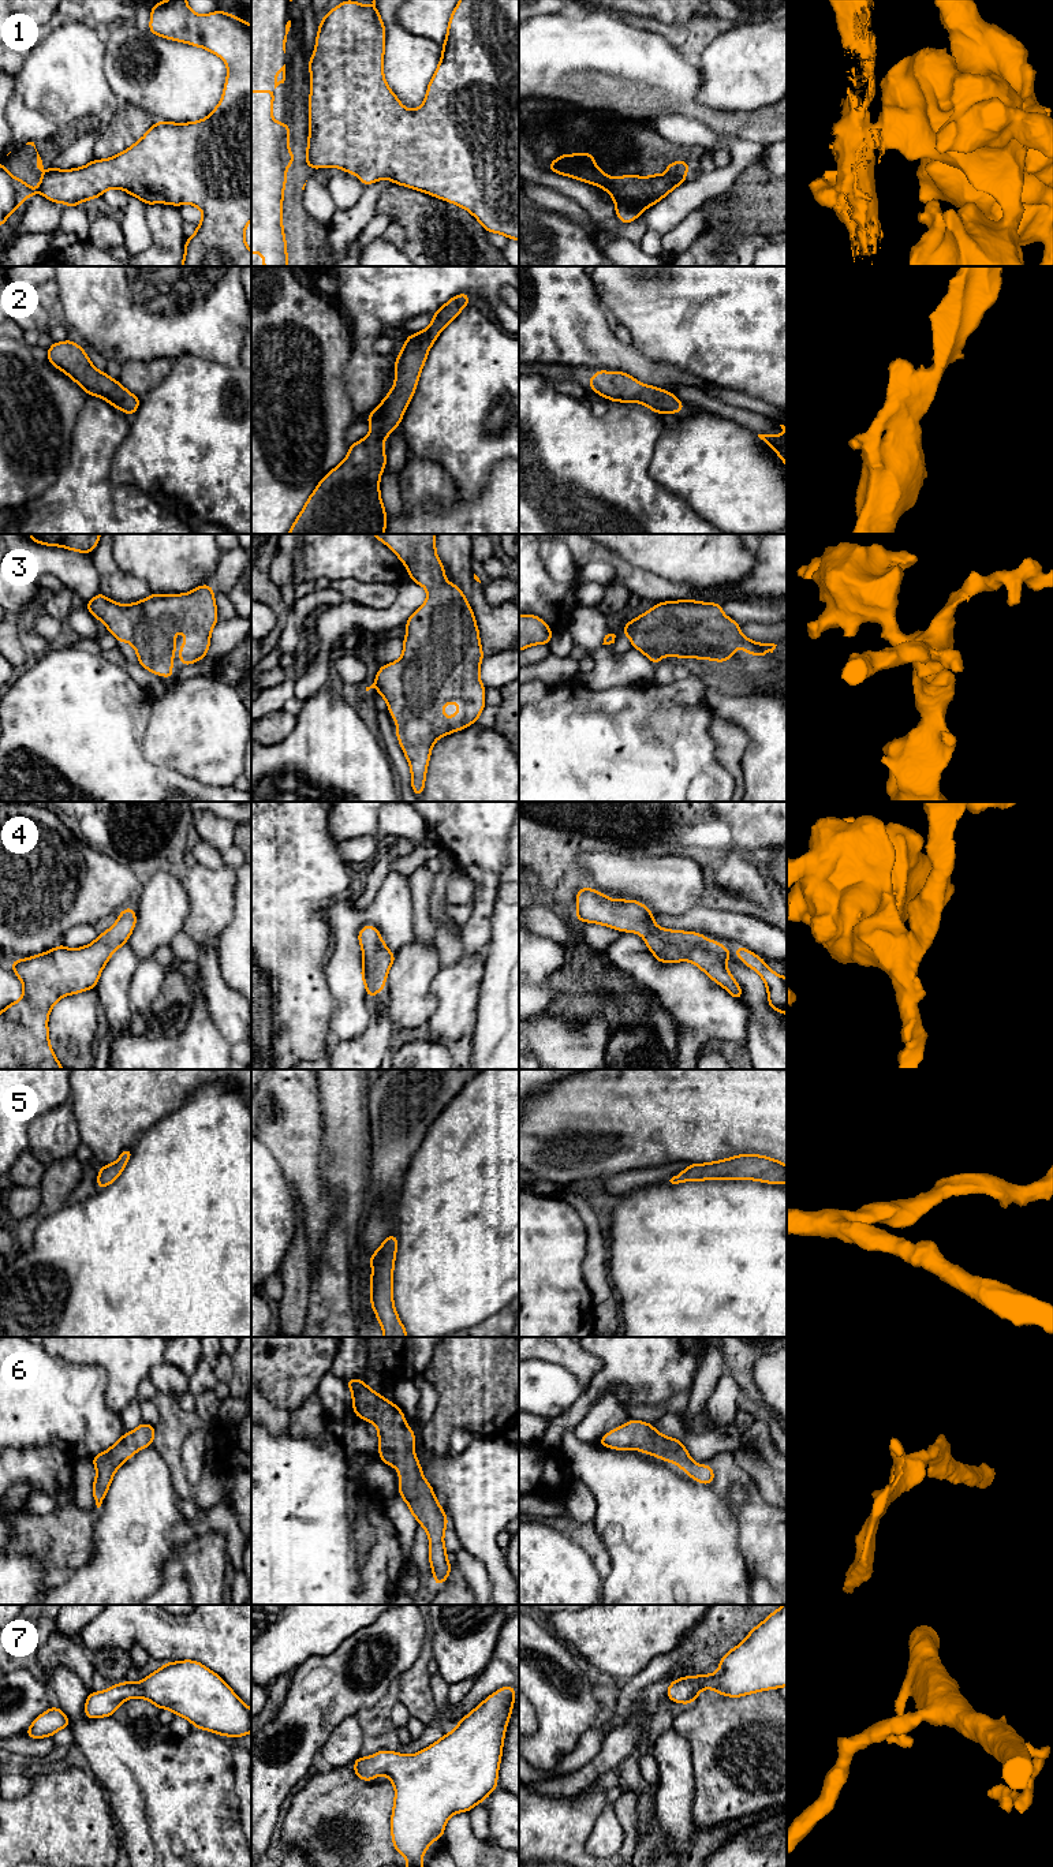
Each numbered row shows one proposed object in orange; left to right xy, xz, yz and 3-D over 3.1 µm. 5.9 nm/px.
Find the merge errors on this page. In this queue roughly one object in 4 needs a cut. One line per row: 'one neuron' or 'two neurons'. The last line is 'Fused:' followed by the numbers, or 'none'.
1: two neurons
2: one neuron
3: one neuron
4: one neuron
5: one neuron
6: one neuron
7: one neuron
Fused: 1

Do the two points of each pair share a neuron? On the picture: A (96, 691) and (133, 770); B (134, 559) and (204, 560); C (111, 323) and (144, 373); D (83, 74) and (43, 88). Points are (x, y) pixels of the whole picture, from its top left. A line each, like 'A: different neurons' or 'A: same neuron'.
A: same neuron
B: same neuron
C: different neurons
D: same neuron

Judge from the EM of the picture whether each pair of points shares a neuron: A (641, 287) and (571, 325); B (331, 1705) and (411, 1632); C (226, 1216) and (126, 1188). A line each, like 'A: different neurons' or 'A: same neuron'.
A: different neurons
B: same neuron
C: same neuron

